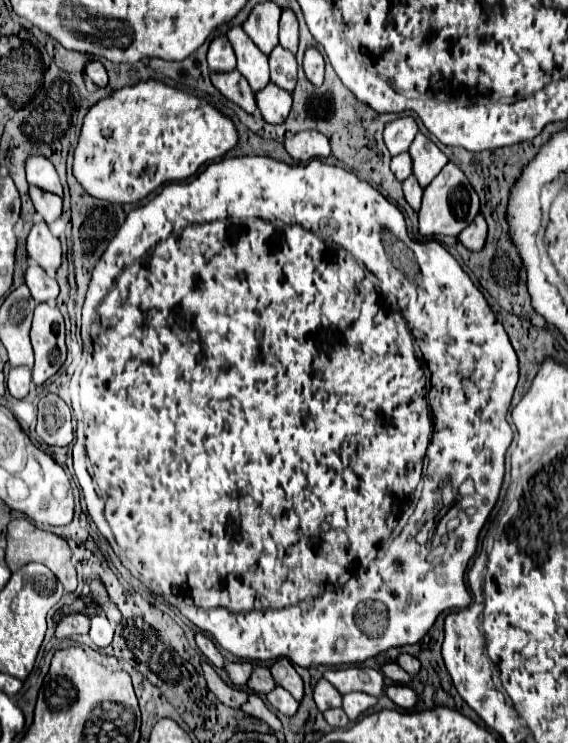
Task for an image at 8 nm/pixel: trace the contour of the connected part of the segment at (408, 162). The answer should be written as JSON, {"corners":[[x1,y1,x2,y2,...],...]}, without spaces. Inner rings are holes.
{"corners":[[405,152,405,154,399,154,399,156,395,156,393,160,391,160,391,170,393,170,393,174,397,176,397,180,405,180,405,178,409,178,411,174,413,174,413,160,411,160,411,156]]}

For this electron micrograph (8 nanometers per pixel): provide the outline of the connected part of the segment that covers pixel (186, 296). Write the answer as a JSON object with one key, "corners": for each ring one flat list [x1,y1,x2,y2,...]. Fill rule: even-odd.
{"corners":[[269,156,223,158,219,162,209,164,201,174,193,176,191,180,165,184,161,192,155,194,147,204,129,212,127,222,123,222,123,226,117,230,115,238,107,246,107,252,93,270,85,304,95,304,95,310,99,306,97,318,91,326,93,354,81,370,79,378,79,434,83,434,83,438,81,448,75,448,75,472,87,502,87,512,93,516,93,522,97,524,99,532,109,540,113,552,121,558,123,566,149,590,153,590,155,594,161,592,159,596,163,596,169,604,177,606,179,612,185,618,189,618,197,628,209,632,223,650,231,652,237,658,255,662,287,658,289,662,303,668,313,664,353,664,377,656,379,652,385,652,393,646,419,642,443,610,463,608,471,604,471,594,465,586,465,570,471,556,477,550,479,532,487,516,491,514,503,484,505,452,513,440,513,430,507,422,507,410,511,406,513,390,517,386,519,376,517,354,507,338,503,324,499,324,493,310,485,302,485,296,463,272,459,262,437,240,413,240,407,234,407,224,399,208,393,206,379,190,359,180,353,172,347,172,339,166,323,164,321,160,311,160,303,166,291,166],[395,260,411,260,417,264,419,270,415,274,407,274,401,266,397,268],[413,338,419,346,419,352,423,354,421,360,413,344],[423,362,427,362,431,375,429,398,427,380,423,376],[432,422,435,422,435,434,431,434],[425,450,428,458,426,477,436,477,436,481,439,479,451,486,459,486,457,480,467,478,475,482,475,514,461,516,461,530,453,532,459,538,447,542,447,550,441,558,441,564,433,570,431,562,425,560,425,546,417,544,415,538,407,534,409,530,399,534,385,550,385,542,393,532,393,510,415,492,423,468],[437,574,443,574,443,582,437,578]]}

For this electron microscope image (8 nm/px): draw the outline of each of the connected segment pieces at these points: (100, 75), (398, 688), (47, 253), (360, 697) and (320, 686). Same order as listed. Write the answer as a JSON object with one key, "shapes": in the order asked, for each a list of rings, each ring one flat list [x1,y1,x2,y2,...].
{"shapes":[[[93,60,93,62,89,62,87,64,87,68,85,68,85,74,97,84,97,86,107,86,107,70,105,70,105,66,99,62,99,60]],[[389,684,389,686,385,686,385,696,389,696,399,708,405,708,405,710,413,708,415,702,417,702,417,694,405,684]],[[37,220,27,236,27,254,37,260,47,274,55,274,55,270,61,266,61,244,49,232,43,220]],[[349,692,343,696,343,710,349,716,349,720,357,720,365,710,373,708,375,704,377,704,377,698,365,692]],[[321,678,321,680,315,684,313,700,315,700,315,704,317,704,317,708,319,708,321,712,325,712,327,708,341,706,341,694,339,694,325,678]]]}

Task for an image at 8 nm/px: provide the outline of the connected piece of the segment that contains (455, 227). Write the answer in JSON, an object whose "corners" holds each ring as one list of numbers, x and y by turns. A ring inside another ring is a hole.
{"corners":[[449,162,441,170,441,174,423,192,423,204,421,204,421,210,417,212,419,214,419,232,421,232,421,236,437,236,437,234,457,236,473,222,477,212,479,212,477,192,473,190,473,186,467,180,467,176,463,174,463,170,459,166,455,166,453,162]]}

